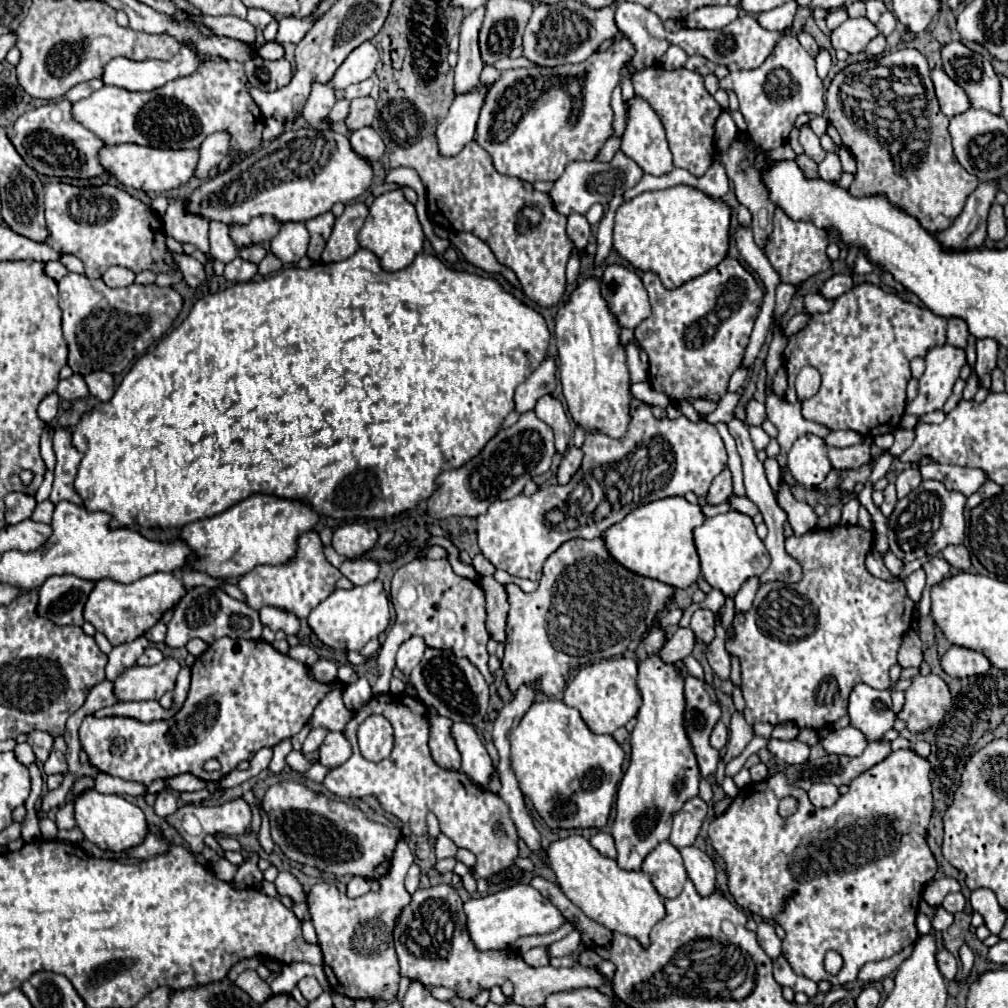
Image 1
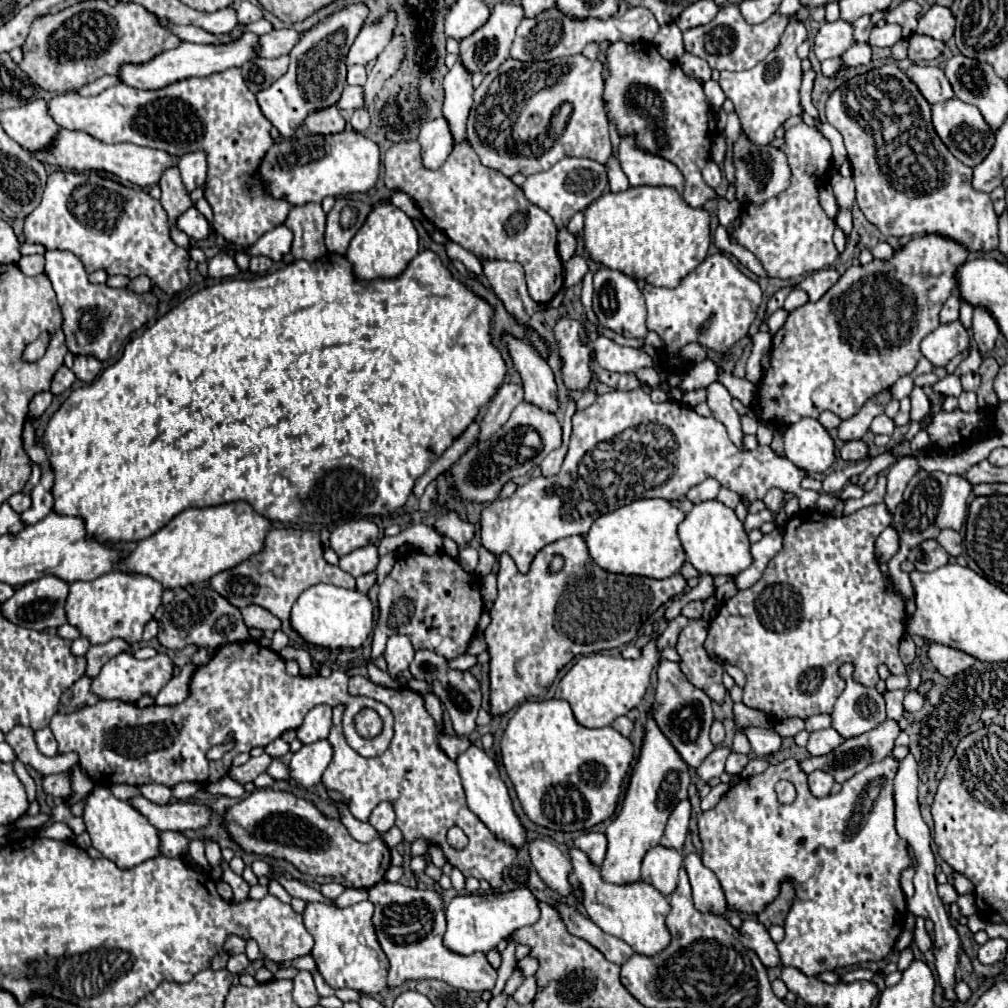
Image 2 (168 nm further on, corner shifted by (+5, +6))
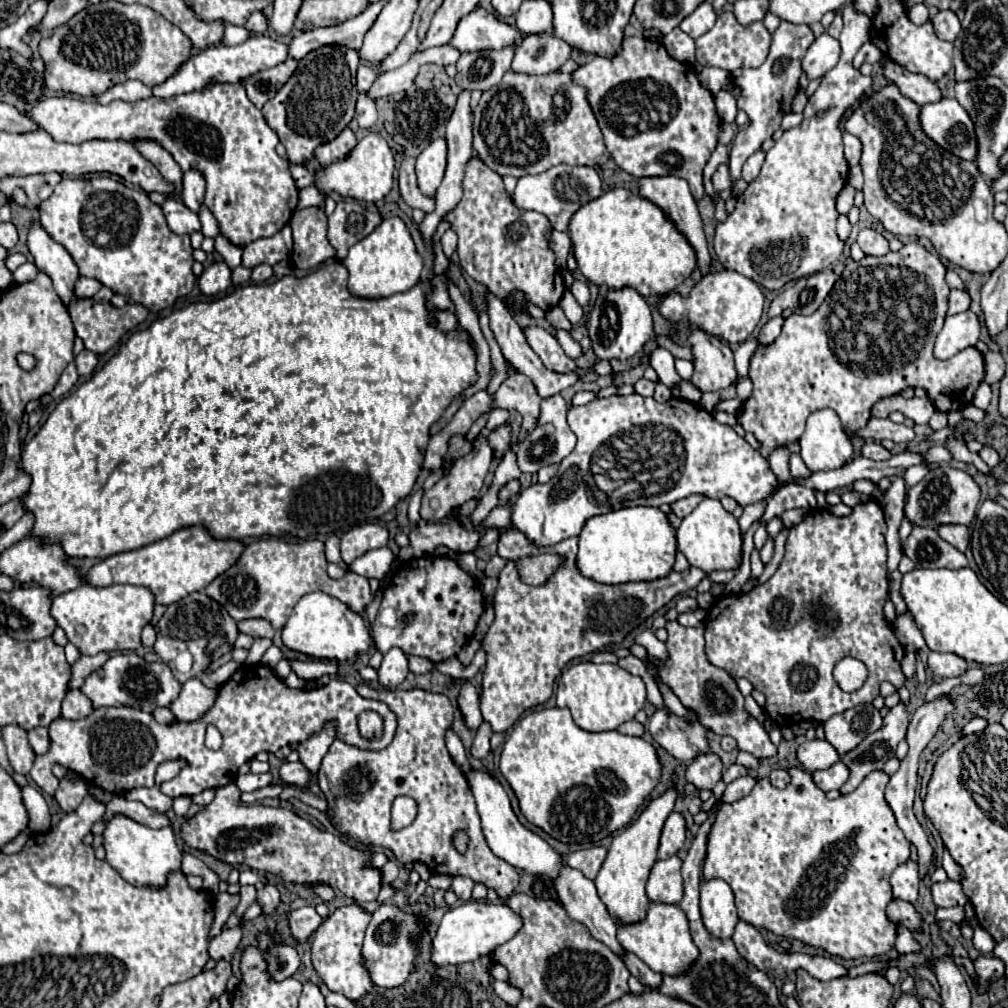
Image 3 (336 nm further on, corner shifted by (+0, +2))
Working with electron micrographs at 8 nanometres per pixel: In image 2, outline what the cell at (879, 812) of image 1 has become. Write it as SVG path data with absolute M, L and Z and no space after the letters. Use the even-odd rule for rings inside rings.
M888 756L882 762L870 764L866 770L858 772L848 782L844 782L842 784L842 790L838 794L830 794L826 798L816 798L816 796L812 796L812 792L808 788L808 774L800 768L800 762L796 758L786 758L784 762L770 764L768 770L762 772L762 774L756 774L756 776L750 776L746 780L740 780L736 786L732 786L722 796L722 800L712 810L704 812L698 818L698 834L700 834L700 840L702 840L702 864L706 868L710 868L718 876L720 884L724 888L724 894L726 894L726 902L728 902L730 908L738 910L740 914L752 914L752 916L756 916L758 912L762 912L778 896L780 884L784 880L790 880L794 884L796 898L794 898L792 908L786 914L783 924L785 935L783 940L776 944L784 966L794 966L794 968L802 970L806 976L816 976L816 974L822 974L826 970L850 968L850 966L862 964L862 962L878 962L878 960L886 958L892 952L892 948L894 948L900 932L904 930L904 918L906 918L906 898L904 898L904 892L900 888L900 872L912 864L912 860L908 856L908 848L906 848L908 844L906 844L906 840L902 840L896 834L896 828L894 828L892 780L894 780L896 770L898 770L898 760L894 760L892 756ZM778 780L790 780L794 784L794 788L796 788L796 800L792 804L780 804L778 802L776 792L774 792L774 786L776 786Z

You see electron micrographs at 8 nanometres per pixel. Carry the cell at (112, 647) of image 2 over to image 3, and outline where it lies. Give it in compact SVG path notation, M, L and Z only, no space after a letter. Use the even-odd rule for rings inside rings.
M99 652L95 656L81 656L73 666L71 666L71 686L69 688L81 688L85 678L99 670L105 662L107 662L109 654L107 652Z

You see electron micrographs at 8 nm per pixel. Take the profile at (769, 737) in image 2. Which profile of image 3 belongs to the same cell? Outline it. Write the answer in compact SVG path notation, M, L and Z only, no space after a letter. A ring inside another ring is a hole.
M667 622L665 628L669 632L669 662L665 666L659 666L661 680L679 696L685 708L693 710L699 716L705 728L721 736L733 736L739 750L745 750L755 758L773 758L777 754L777 746L769 740L767 730L743 710L743 696L737 690L735 680L725 670L719 670L717 666L711 666L711 662L707 662L703 628L685 628L679 622Z

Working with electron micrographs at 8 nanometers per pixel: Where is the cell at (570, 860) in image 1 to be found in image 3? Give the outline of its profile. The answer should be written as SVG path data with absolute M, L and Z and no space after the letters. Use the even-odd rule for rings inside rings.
M649 902L647 916L633 924L619 924L617 922L617 940L619 944L637 954L653 972L659 974L681 974L687 970L687 966L699 956L697 946L691 940L689 924L685 914L675 904L661 904L661 902Z

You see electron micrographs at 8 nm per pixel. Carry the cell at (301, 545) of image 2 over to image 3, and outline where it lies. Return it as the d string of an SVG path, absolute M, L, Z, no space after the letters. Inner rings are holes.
M261 538L249 544L237 564L217 576L205 588L205 594L215 598L237 622L247 618L265 618L273 624L273 628L283 628L299 598L315 590L323 590L325 594L331 594L353 606L355 612L363 612L373 600L369 580L359 574L345 574L341 580L329 578L323 548L325 546L321 540L287 544L277 538Z

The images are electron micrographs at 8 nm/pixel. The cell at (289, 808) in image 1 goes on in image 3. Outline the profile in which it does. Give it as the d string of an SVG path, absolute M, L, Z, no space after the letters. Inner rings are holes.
M223 786L215 800L197 812L181 828L181 836L191 848L199 848L231 866L247 864L253 870L271 872L293 884L327 884L339 888L355 902L377 900L381 888L381 870L369 866L371 852L345 844L337 834L315 828L309 820L287 808L247 806L239 800L237 786Z

